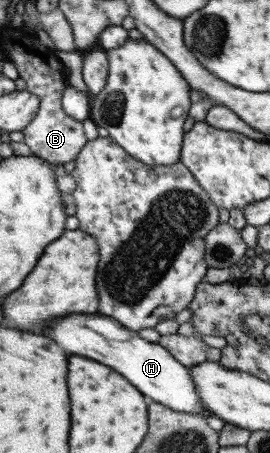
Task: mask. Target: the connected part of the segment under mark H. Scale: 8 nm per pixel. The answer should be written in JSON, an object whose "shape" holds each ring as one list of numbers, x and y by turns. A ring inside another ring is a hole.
{"shape":[[74,313,70,317,50,321,48,327,44,329,44,335,52,337,58,345,62,345,66,351,74,355,90,357,102,365,112,367,114,371,124,375,140,393,150,395,150,399,166,405,175,412,209,414,197,396,190,366,182,365,165,347,142,339,138,332,126,329,118,320,100,313,94,315],[94,323,100,323,100,327]]}

